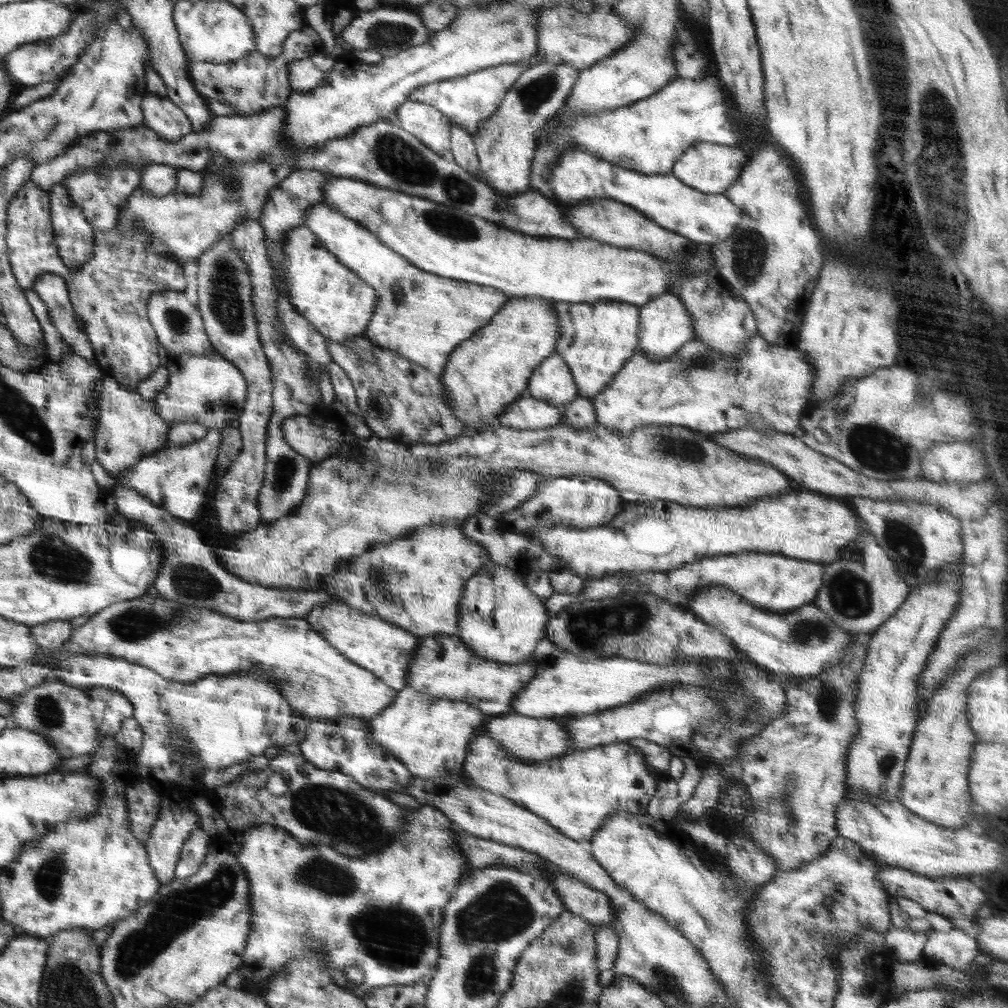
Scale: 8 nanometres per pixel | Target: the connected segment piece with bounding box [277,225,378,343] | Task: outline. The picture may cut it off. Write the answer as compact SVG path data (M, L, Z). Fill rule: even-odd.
M306 225L283 233L285 245L277 259L283 266L285 291L296 312L308 319L320 334L336 342L364 333L378 300L373 286L344 266Z

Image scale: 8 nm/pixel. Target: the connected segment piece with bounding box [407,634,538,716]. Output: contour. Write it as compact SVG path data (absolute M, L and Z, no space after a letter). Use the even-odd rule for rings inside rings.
M434 634L420 638L407 672L407 686L434 697L470 702L486 716L509 714L512 701L535 677L536 662L508 664L480 658L456 635Z

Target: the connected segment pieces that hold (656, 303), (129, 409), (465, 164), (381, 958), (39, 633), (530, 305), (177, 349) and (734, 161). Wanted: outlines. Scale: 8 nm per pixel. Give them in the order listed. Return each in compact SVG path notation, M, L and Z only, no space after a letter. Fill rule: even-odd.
M669 292L653 298L650 302L639 306L638 350L646 359L665 360L688 341L694 340L691 314L685 310L684 303Z
M110 377L104 378L99 394L102 416L98 418L93 435L95 459L116 479L123 470L163 448L167 444L169 426L155 411L156 403L145 400L137 390L128 390Z
M457 124L451 125L451 145L449 156L460 168L472 176L479 172L479 159L475 149L473 135L462 130Z
M422 805L416 809L402 808L405 812L405 819L407 820L407 824L403 826L403 830L400 833L396 833L394 839L390 840L390 843L386 843L384 849L380 849L380 851L376 851L376 853L372 853L368 857L348 857L325 845L306 848L306 846L296 842L296 839L287 830L270 824L259 824L248 830L228 831L228 852L232 854L232 857L236 858L236 862L240 863L240 867L248 875L252 894L251 933L247 940L247 946L244 947L243 961L239 963L237 968L238 973L244 977L244 984L248 982L260 982L261 980L270 981L272 977L276 977L284 969L284 966L287 966L299 954L305 954L305 952L316 949L316 947L323 948L328 954L325 958L325 965L328 966L328 971L332 975L332 981L340 988L349 990L357 997L363 998L372 989L377 989L381 986L409 985L410 983L422 983L427 986L431 982L434 974L436 974L438 968L437 962L440 958L439 934L445 909L448 906L448 902L451 902L452 896L454 896L459 885L460 876L462 876L460 874L462 872L462 864L467 861L454 848L454 840L452 838L456 838L457 825L440 809L432 805ZM346 966L356 966L356 968L362 970L362 978L364 978L362 984L352 984L346 981L346 977L344 977L344 968Z
M70 620L48 621L44 625L31 627L31 636L39 644L43 657L55 656L55 650L62 648L73 634L73 626Z
M512 297L492 318L491 321L476 331L467 341L461 342L450 354L442 379L442 392L455 412L454 416L470 429L477 432L479 424L487 424L487 419L498 423L500 413L507 409L511 402L528 393L529 380L533 372L549 355L555 352L560 325L557 312L552 307L554 302L542 297Z
M162 291L155 292L147 302L147 315L149 322L154 327L157 341L164 347L170 356L182 354L208 355L215 348L205 331L203 318L197 306L190 303L184 292Z
M700 141L681 154L672 167L671 173L684 184L699 190L701 193L723 194L732 183L736 182L748 162L748 158L749 153L741 146Z

